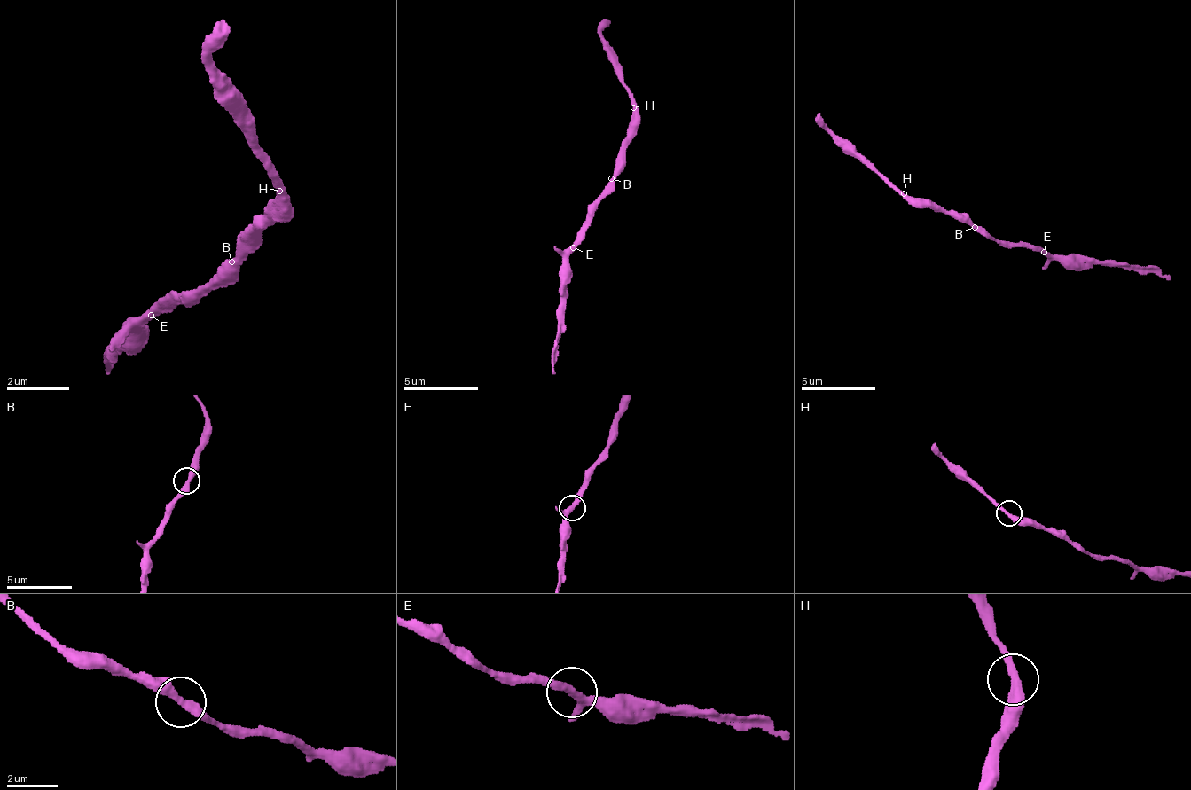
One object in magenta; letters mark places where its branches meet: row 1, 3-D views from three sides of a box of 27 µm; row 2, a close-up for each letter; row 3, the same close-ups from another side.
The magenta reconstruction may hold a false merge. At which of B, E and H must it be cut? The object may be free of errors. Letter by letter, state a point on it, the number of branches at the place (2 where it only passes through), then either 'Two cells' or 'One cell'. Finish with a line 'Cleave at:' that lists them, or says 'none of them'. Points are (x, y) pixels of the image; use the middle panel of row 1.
B: Place: (611, 178). Branches: 2. One cell
E: Place: (573, 247). Branches: 3. One cell
H: Place: (633, 107). Branches: 2. One cell
Cleave at: none of them

